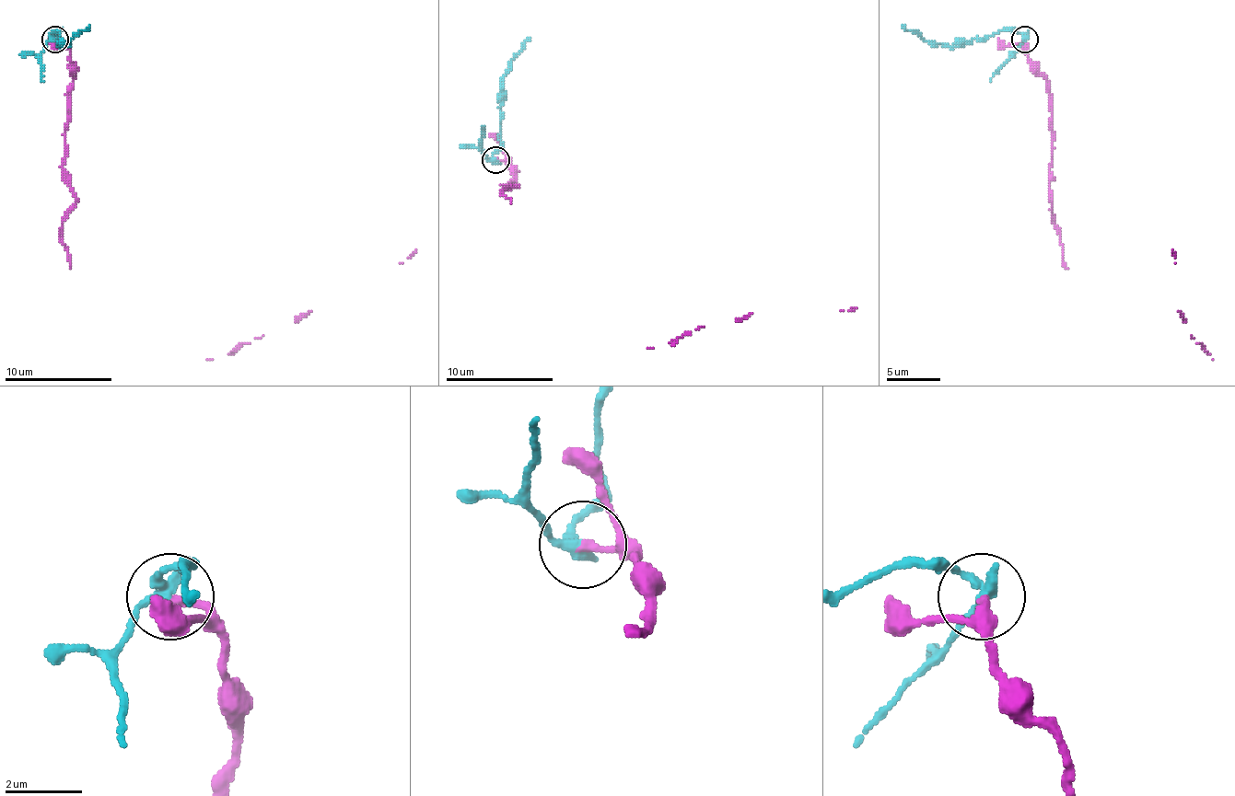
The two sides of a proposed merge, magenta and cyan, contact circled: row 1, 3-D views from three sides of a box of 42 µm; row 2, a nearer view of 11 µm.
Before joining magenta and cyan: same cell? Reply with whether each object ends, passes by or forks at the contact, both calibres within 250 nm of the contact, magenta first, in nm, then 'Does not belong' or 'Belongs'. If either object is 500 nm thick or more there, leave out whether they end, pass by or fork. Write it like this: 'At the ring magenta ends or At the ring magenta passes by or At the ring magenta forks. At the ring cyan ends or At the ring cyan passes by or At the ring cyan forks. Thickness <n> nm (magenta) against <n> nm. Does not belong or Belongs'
At the ring magenta ends. At the ring cyan passes by. Thickness 180 nm (magenta) against 280 nm. Does not belong

